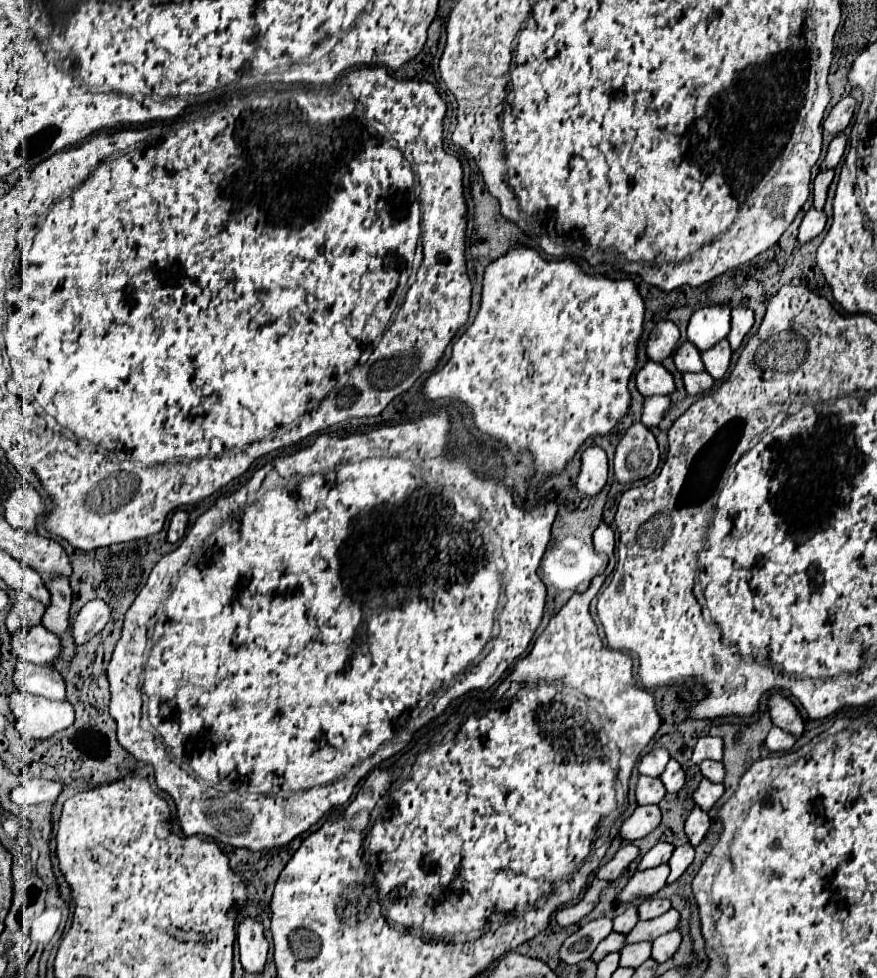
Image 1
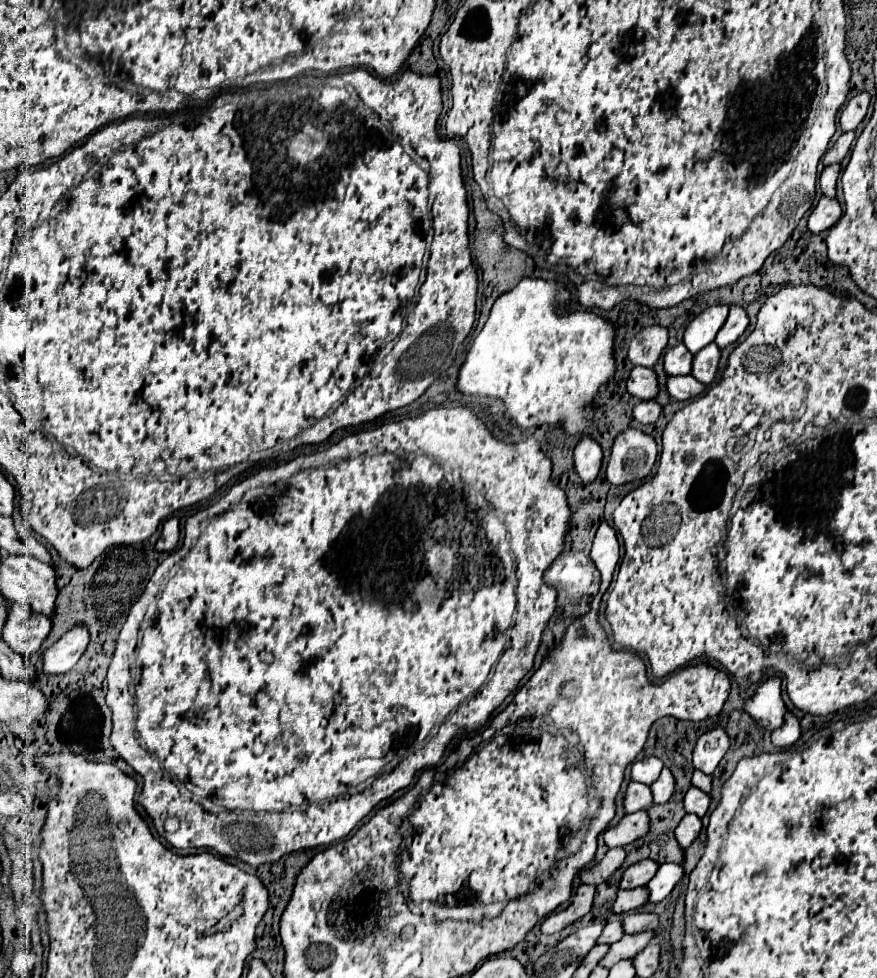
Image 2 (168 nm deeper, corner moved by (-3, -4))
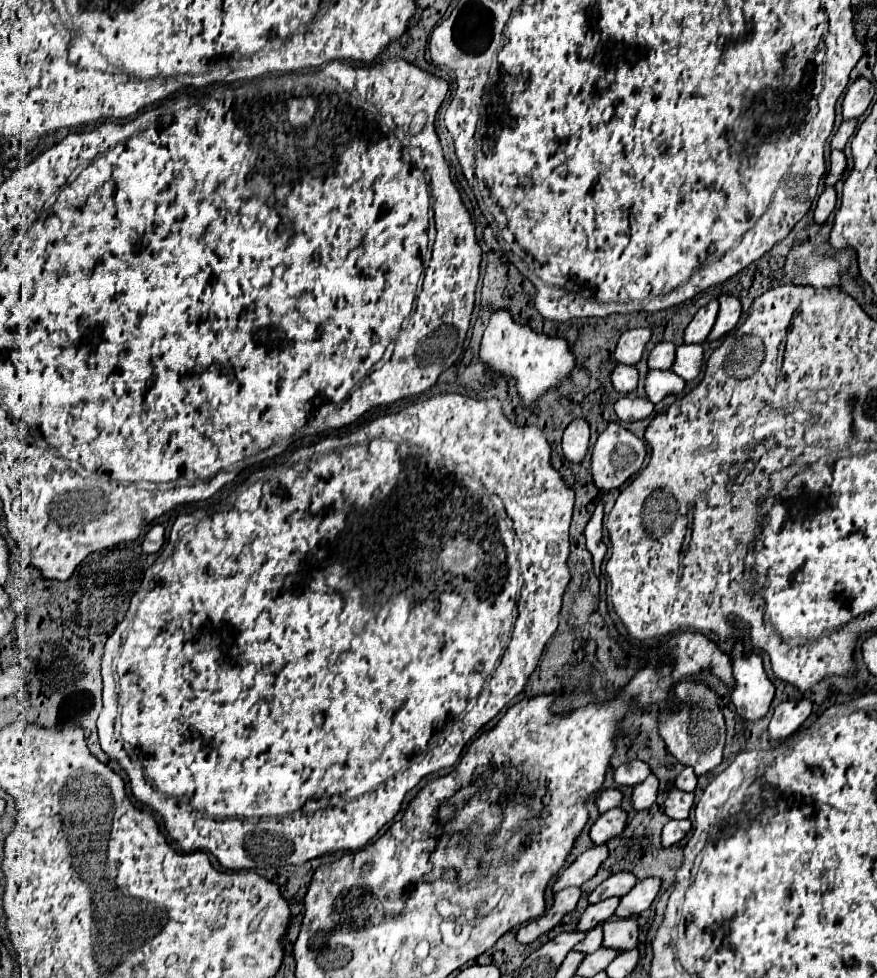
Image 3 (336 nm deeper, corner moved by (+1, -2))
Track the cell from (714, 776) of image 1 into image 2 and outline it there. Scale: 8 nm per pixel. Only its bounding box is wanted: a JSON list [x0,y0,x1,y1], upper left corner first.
[692,770,712,792]

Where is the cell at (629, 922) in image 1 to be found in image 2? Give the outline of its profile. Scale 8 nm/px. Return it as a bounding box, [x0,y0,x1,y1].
[598,920,624,944]

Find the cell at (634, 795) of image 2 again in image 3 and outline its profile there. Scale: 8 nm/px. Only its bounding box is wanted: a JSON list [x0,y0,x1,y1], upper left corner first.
[596,788,622,812]

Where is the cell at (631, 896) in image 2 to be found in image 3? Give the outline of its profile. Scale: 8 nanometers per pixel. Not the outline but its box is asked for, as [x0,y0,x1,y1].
[576,898,618,932]

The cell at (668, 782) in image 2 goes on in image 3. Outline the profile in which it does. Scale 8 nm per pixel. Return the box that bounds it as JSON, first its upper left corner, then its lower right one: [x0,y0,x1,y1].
[632,774,658,810]

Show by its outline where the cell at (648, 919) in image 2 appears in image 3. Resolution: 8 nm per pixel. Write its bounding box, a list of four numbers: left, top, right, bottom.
[604,918,638,950]

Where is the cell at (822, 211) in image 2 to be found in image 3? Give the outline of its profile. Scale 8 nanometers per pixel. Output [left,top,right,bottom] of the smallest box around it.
[814,188,836,224]

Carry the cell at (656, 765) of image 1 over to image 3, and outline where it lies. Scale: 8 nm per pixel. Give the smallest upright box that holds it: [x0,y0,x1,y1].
[614,760,650,786]

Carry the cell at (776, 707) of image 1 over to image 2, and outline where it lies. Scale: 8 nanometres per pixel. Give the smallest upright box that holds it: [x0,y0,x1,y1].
[744,678,788,730]

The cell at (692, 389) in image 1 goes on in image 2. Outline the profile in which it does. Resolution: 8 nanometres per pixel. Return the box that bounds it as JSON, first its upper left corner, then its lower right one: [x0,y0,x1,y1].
[668,376,706,400]

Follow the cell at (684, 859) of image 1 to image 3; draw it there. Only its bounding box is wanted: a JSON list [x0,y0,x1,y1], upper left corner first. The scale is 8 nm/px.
[614,878,660,918]

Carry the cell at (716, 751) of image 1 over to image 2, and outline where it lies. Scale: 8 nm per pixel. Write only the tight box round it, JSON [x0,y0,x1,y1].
[694,728,730,774]

